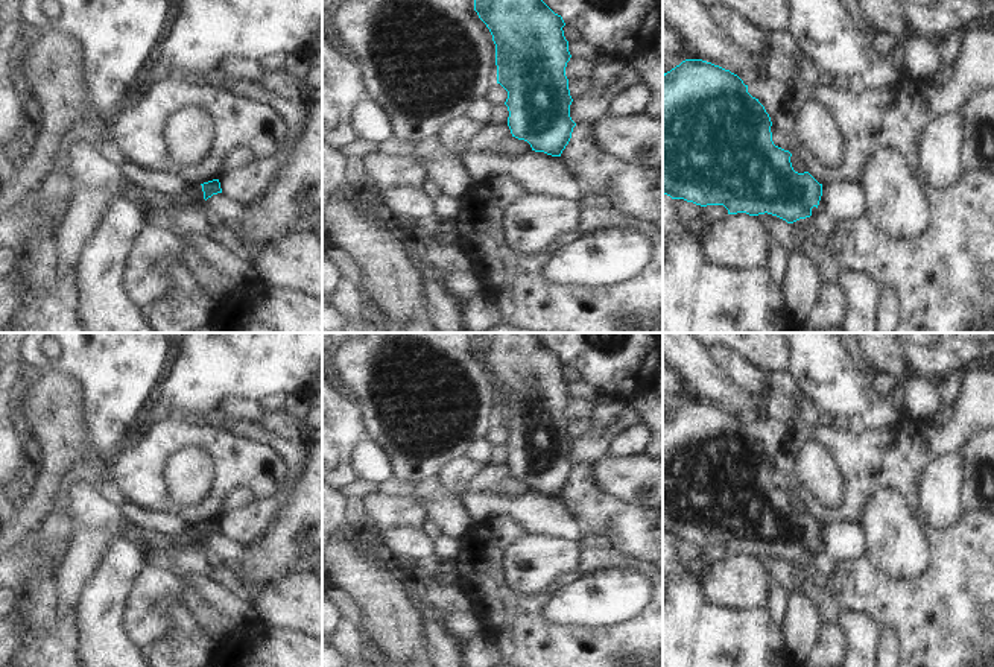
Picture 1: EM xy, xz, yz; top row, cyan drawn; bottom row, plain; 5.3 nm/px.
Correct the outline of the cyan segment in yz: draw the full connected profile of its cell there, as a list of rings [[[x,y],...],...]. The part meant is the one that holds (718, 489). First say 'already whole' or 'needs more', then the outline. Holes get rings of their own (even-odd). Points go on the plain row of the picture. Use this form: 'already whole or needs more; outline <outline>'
already whole; outline [[[685,400],[670,412],[663,415],[663,533],[672,539],[684,539],[701,547],[723,545],[728,555],[746,553],[749,556],[772,555],[787,564],[812,556],[812,548],[819,545],[822,536],[822,524],[819,524],[809,512],[798,514],[793,511],[789,491],[774,485],[771,473],[771,457],[758,439],[748,433],[748,425],[743,421],[719,406],[702,400]]]

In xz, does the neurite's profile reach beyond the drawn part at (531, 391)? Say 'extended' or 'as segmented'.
as segmented

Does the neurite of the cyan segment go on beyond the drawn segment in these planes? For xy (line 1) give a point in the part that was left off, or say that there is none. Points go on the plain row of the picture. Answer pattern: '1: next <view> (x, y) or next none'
1: next none

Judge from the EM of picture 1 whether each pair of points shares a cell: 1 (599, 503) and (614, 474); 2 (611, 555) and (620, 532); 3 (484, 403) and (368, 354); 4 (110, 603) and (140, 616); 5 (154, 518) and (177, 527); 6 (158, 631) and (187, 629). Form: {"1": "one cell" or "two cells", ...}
{"1": "two cells", "2": "two cells", "3": "one cell", "4": "two cells", "5": "one cell", "6": "two cells"}

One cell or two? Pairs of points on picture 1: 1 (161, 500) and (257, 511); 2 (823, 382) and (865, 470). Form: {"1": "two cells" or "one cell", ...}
{"1": "two cells", "2": "two cells"}

